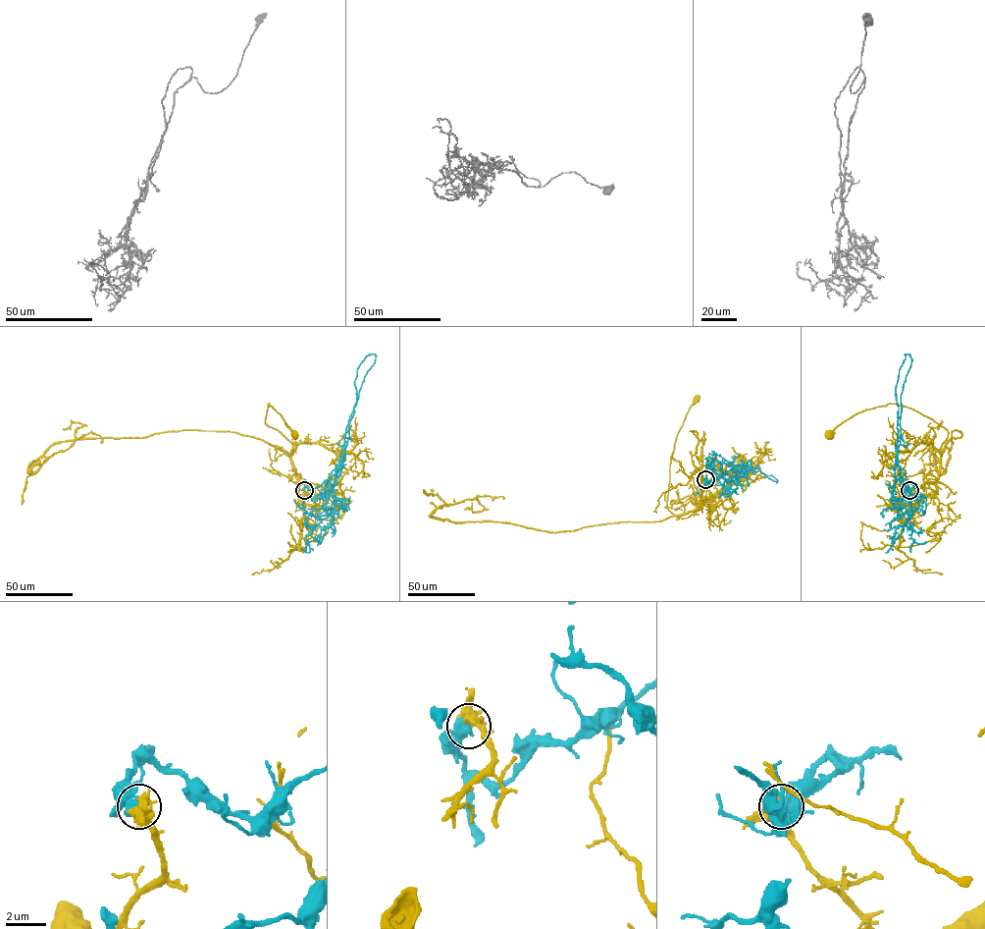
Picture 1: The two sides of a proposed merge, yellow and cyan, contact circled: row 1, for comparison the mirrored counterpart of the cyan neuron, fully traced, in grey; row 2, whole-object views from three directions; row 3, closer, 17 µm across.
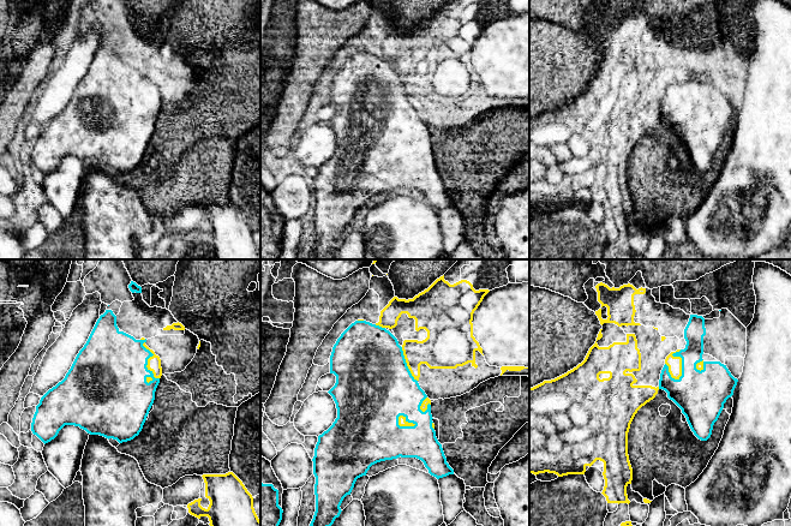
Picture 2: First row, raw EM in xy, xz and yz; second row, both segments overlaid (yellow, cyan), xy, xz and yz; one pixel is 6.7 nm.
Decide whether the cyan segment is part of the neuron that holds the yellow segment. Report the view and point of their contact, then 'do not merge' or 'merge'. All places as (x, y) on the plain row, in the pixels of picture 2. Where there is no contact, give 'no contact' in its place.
meets yellow in xy at (148, 91); do not merge

